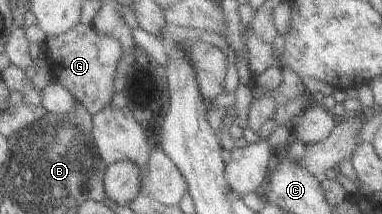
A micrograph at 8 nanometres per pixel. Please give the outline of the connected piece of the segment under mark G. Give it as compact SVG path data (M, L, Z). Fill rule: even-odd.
M78 23L62 34L46 35L46 56L52 80L59 82L89 113L96 116L114 96L116 65L124 50L118 40L108 34L98 34L91 24Z

